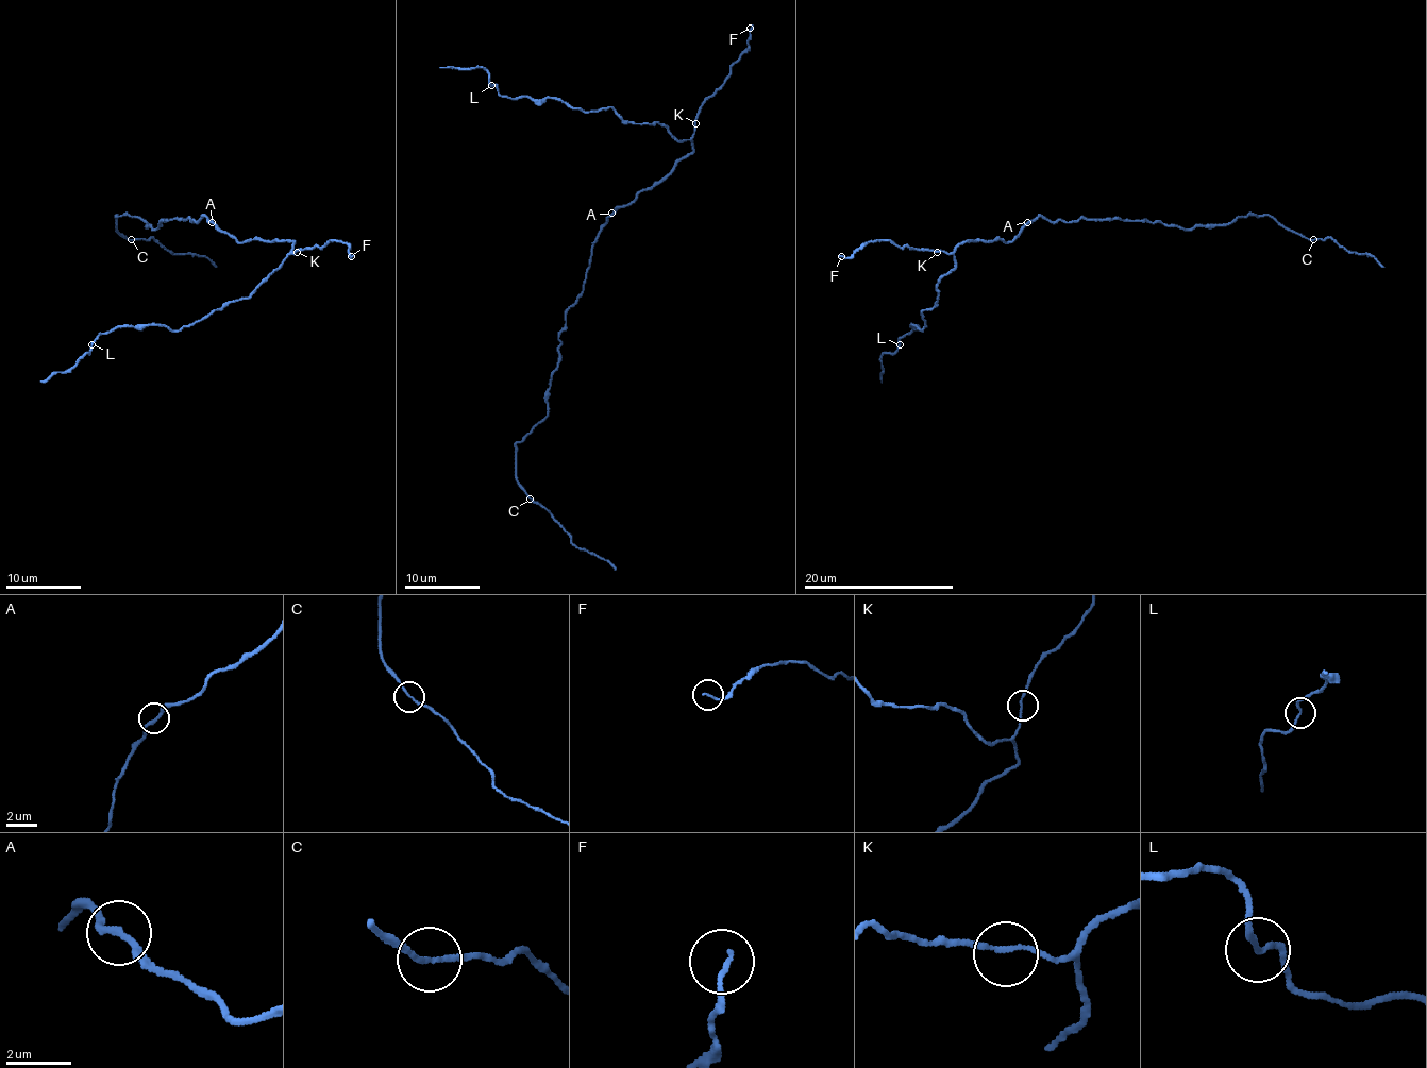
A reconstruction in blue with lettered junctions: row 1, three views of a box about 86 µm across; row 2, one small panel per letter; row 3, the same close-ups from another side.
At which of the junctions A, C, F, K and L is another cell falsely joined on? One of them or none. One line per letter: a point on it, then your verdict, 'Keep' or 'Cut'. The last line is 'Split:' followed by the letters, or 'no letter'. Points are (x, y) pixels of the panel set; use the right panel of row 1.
A: Place: (1027, 222). Keep
C: Place: (1313, 239). Cut
F: Place: (841, 256). Keep
K: Place: (937, 252). Keep
L: Place: (900, 344). Keep
Split: C

